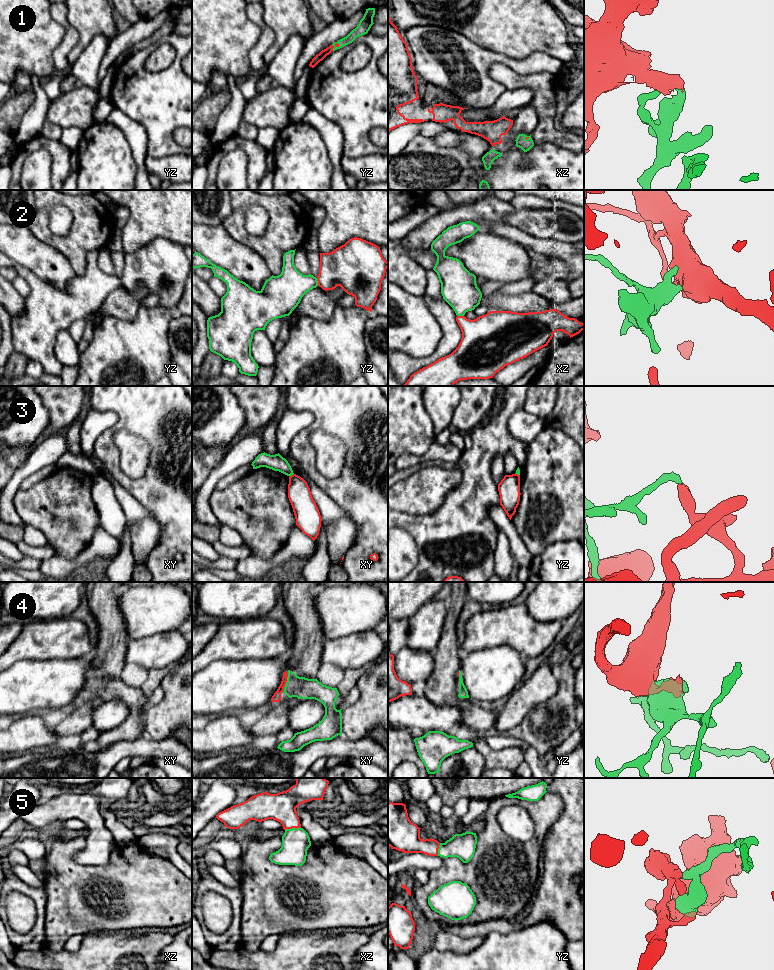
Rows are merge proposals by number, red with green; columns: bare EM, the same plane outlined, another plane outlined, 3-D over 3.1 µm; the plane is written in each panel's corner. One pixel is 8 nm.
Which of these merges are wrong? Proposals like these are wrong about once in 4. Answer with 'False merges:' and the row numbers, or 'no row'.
False merges: 3

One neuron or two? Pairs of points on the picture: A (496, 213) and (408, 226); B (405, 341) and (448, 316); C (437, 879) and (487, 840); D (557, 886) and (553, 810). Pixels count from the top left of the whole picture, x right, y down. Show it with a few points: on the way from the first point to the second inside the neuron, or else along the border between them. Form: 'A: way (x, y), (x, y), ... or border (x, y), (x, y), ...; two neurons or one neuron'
A: border (440, 212), (430, 216), (406, 234); two neurons
B: border (426, 301), (441, 328), (441, 338), (437, 346); two neurons
C: way (452, 871), (466, 871), (481, 855); one neuron
D: border (562, 800), (562, 812), (548, 830), (543, 843); two neurons

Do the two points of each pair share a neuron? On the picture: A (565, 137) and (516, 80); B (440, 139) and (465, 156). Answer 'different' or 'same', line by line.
A: same
B: different

